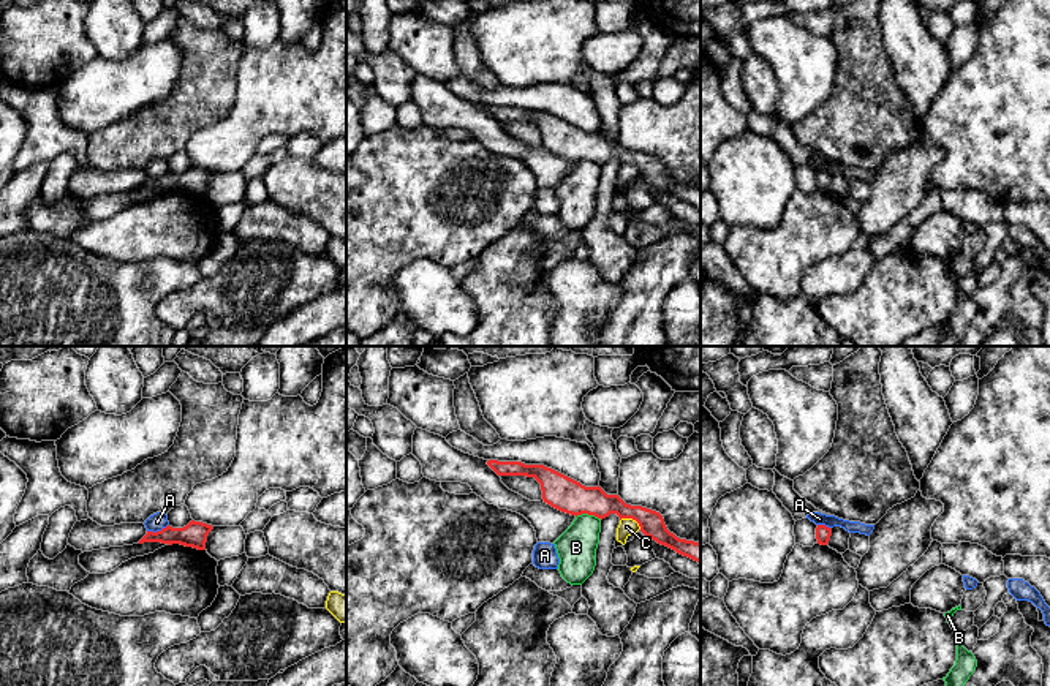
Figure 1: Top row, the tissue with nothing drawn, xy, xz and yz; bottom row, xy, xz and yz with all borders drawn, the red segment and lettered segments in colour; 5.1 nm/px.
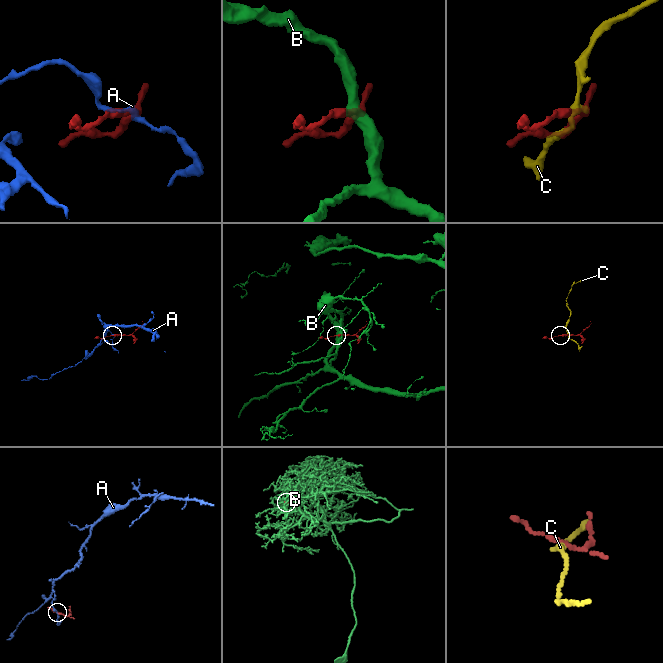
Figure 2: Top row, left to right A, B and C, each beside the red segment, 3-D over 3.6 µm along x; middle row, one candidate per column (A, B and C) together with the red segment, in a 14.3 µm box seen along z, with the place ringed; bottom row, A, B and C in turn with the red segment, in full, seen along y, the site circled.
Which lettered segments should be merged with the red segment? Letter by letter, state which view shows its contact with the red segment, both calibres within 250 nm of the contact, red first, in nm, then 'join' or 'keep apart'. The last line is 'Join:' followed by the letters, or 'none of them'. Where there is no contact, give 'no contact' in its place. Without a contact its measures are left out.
A: meets red in xy; 130 nm thick on the red side, 90 nm on the other; keep apart
B: meets red in xz; 170 nm thick on the red side, 200 nm on the other; keep apart
C: meets red in xz; 140 nm thick on the red side, 90 nm on the other; keep apart
Join: none of them

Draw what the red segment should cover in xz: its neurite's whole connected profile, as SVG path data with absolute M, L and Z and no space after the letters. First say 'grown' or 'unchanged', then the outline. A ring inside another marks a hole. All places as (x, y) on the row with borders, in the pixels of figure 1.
unchanged | M489 460L487 465L498 476L527 476L541 484L542 499L552 507L571 515L595 515L606 518L617 514L621 518L633 518L640 531L677 553L701 564L701 544L677 537L670 533L659 512L626 504L618 495L607 495L599 485L585 487L580 482L544 465L525 465L522 462Z

